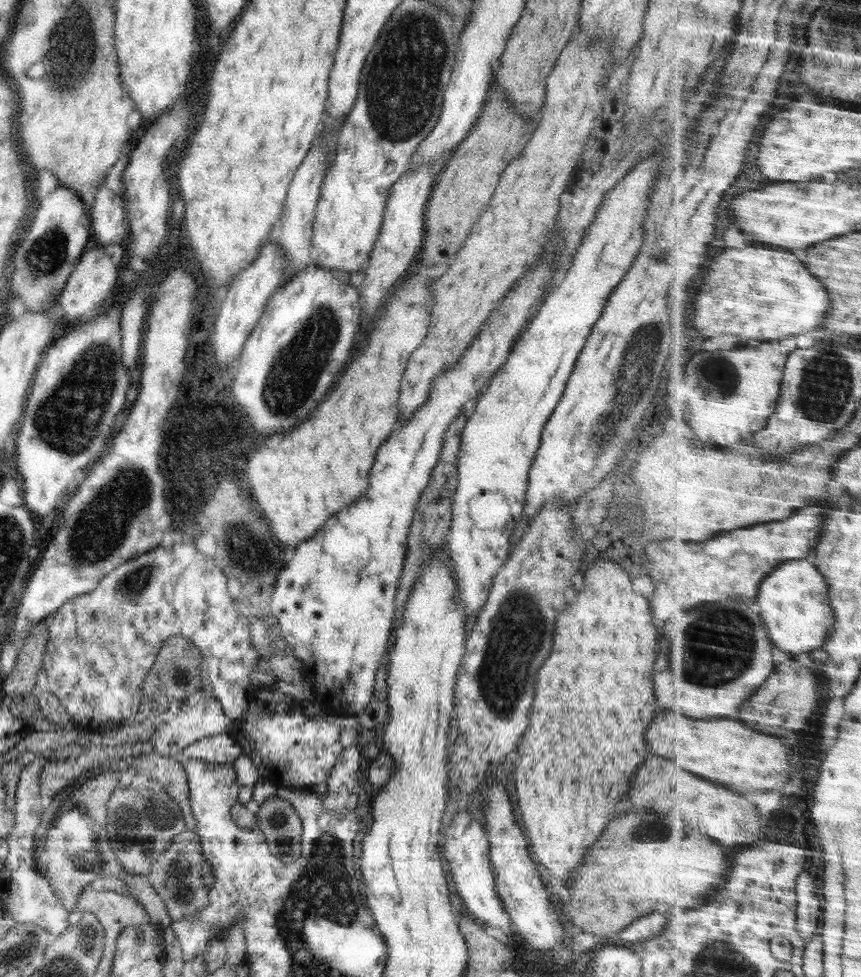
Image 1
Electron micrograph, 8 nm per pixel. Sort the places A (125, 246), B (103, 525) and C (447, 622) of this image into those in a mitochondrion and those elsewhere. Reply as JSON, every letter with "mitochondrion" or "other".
{"A":"other","B":"mitochondrion","C":"other"}

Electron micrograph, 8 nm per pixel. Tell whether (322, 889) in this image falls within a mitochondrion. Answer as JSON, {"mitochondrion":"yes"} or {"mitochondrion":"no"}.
{"mitochondrion":"yes"}

